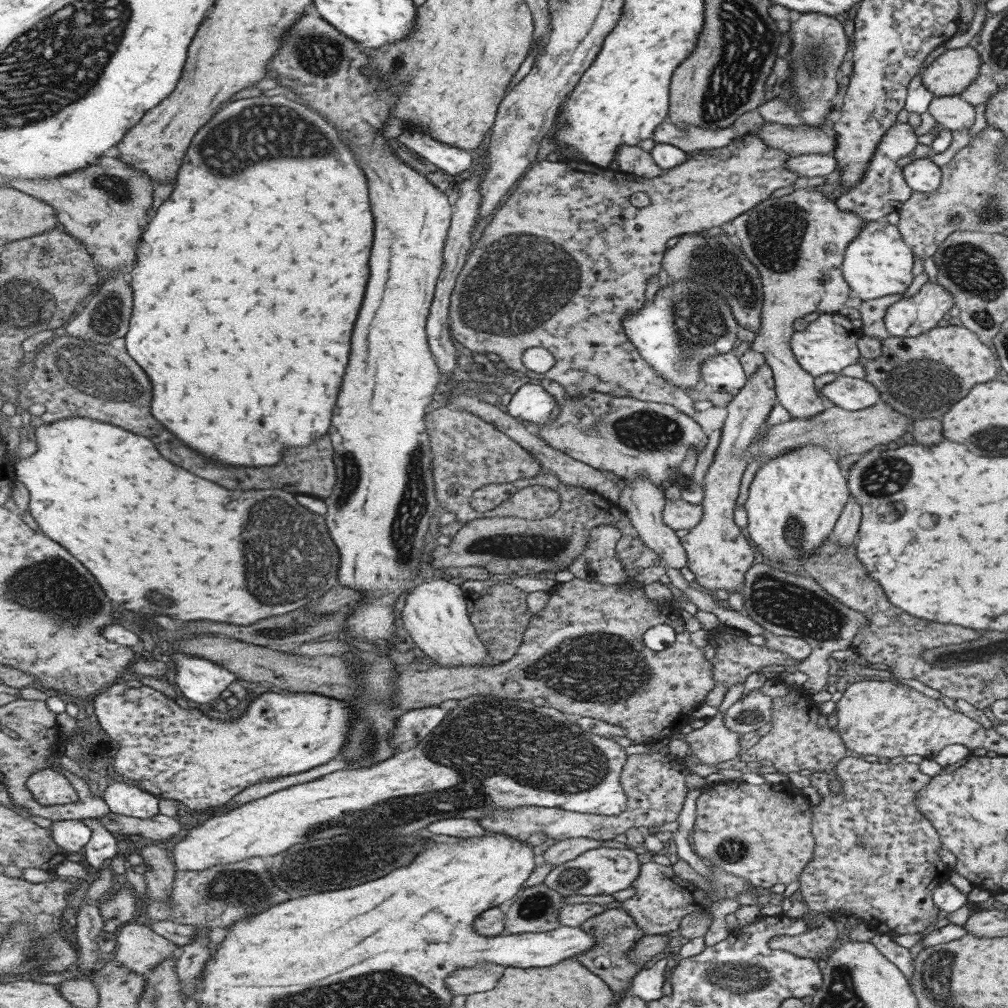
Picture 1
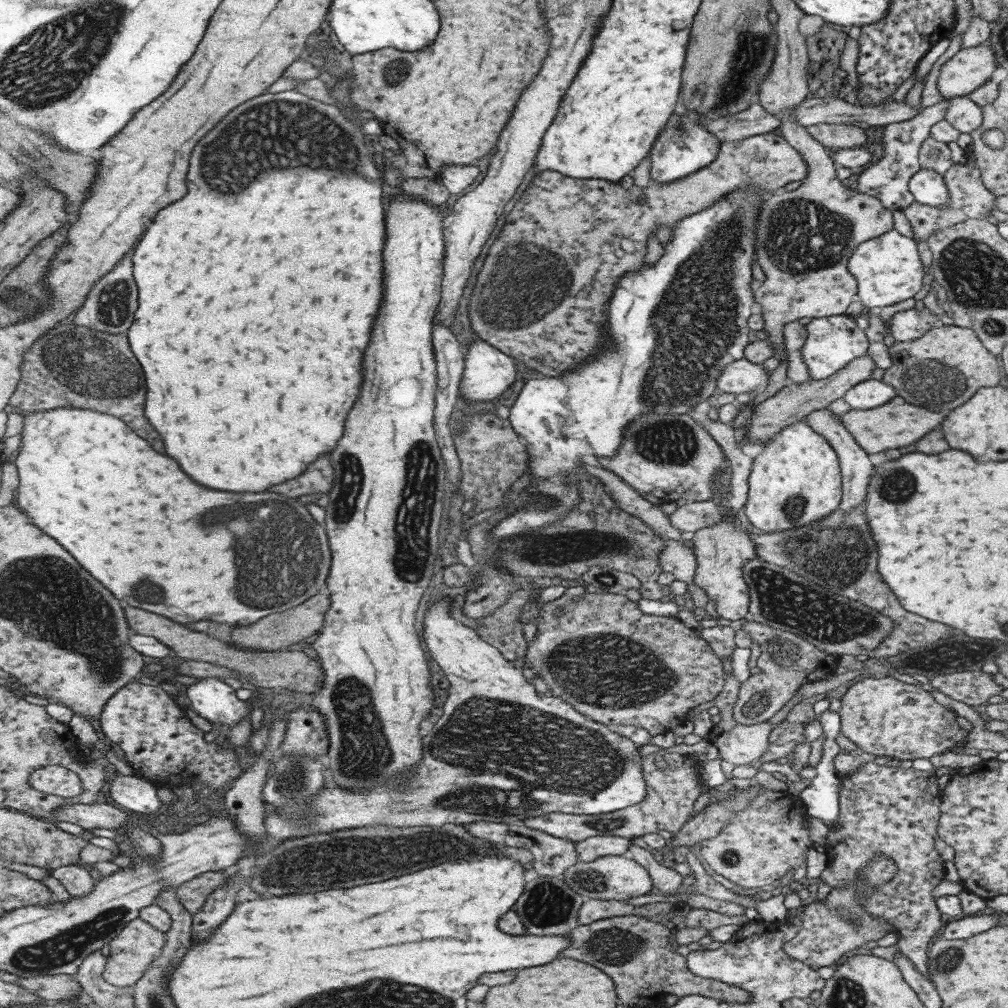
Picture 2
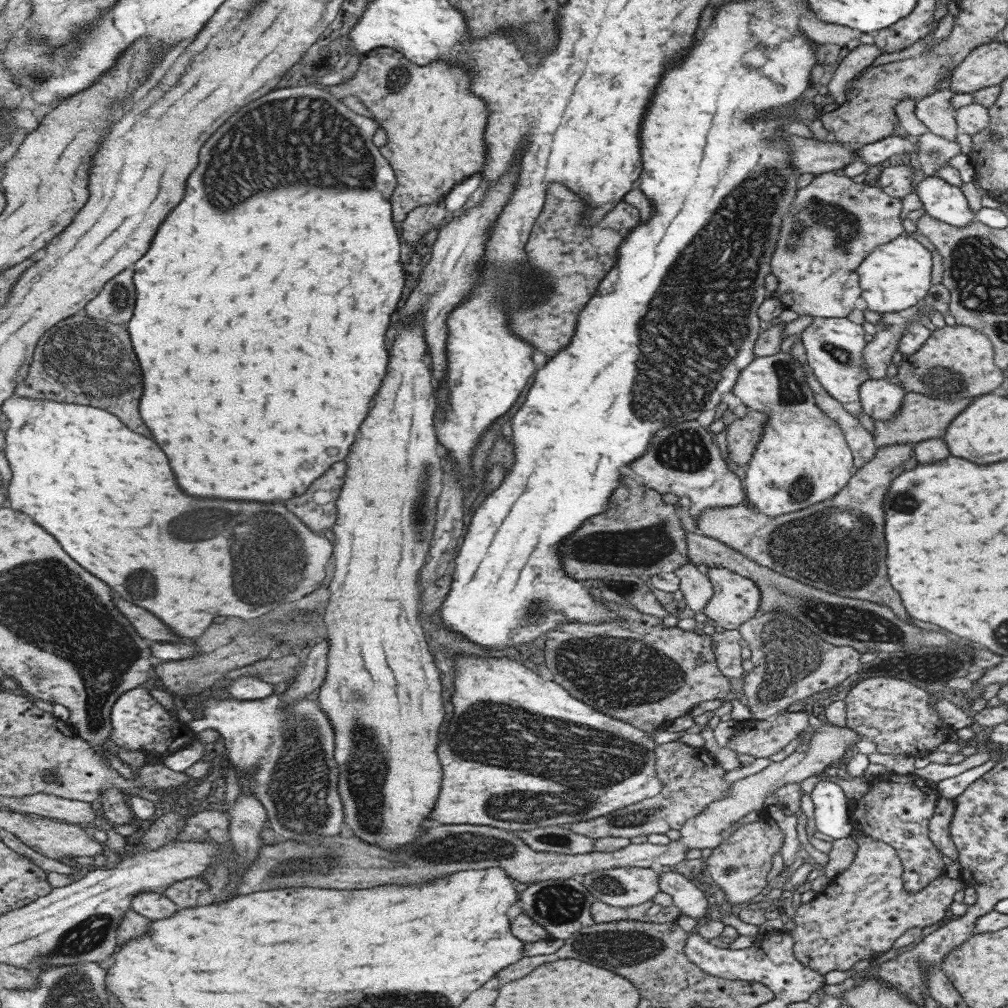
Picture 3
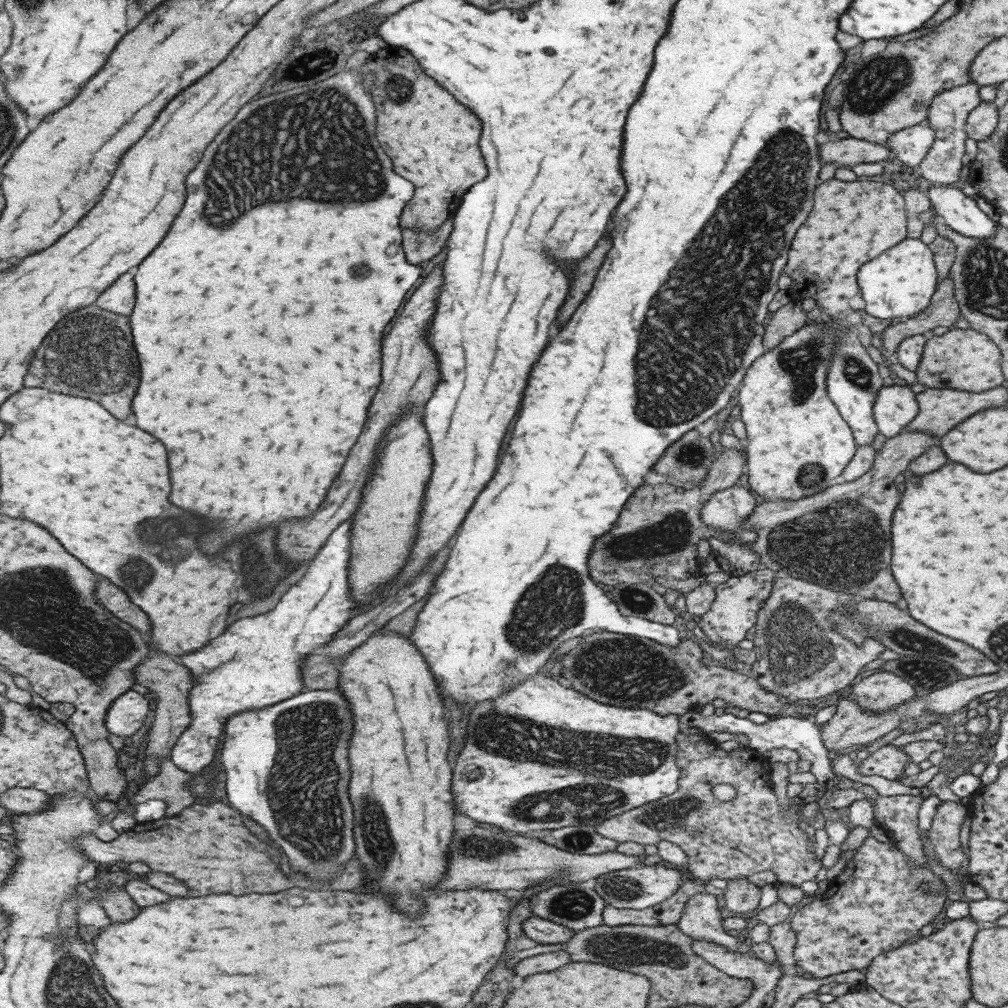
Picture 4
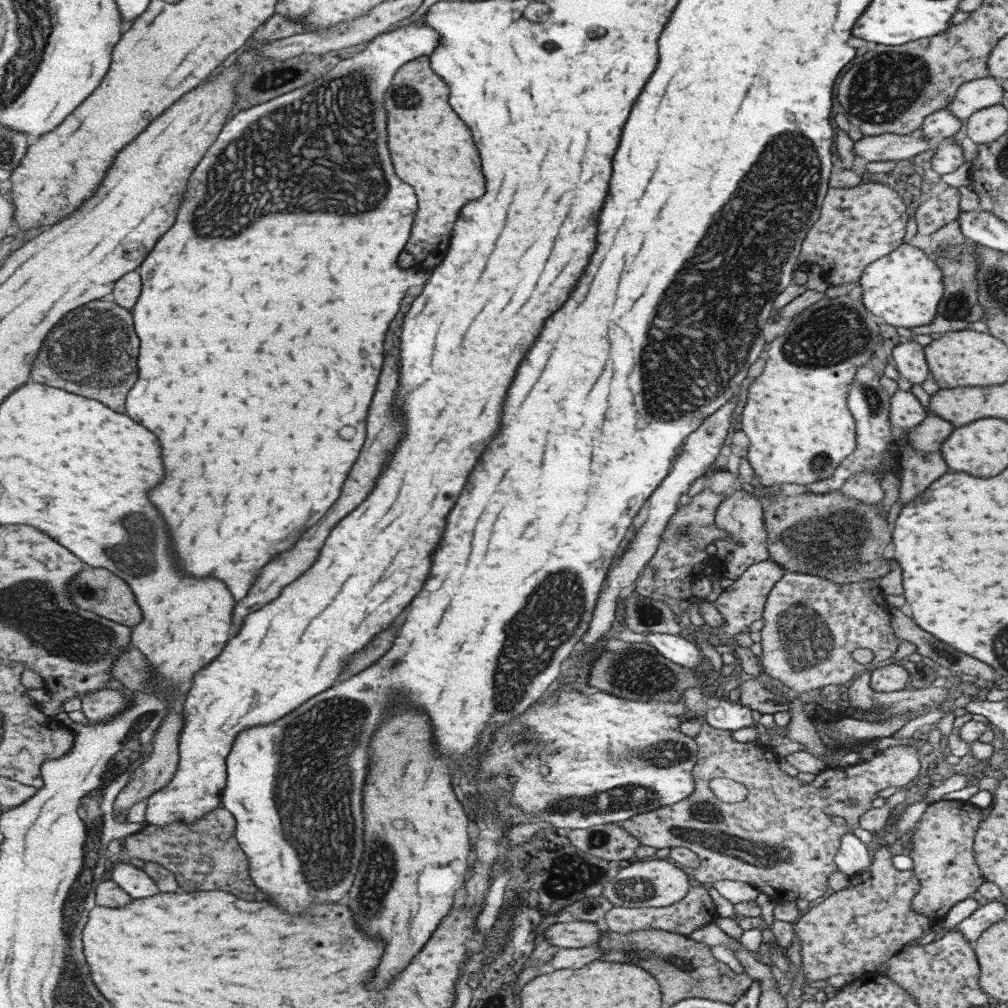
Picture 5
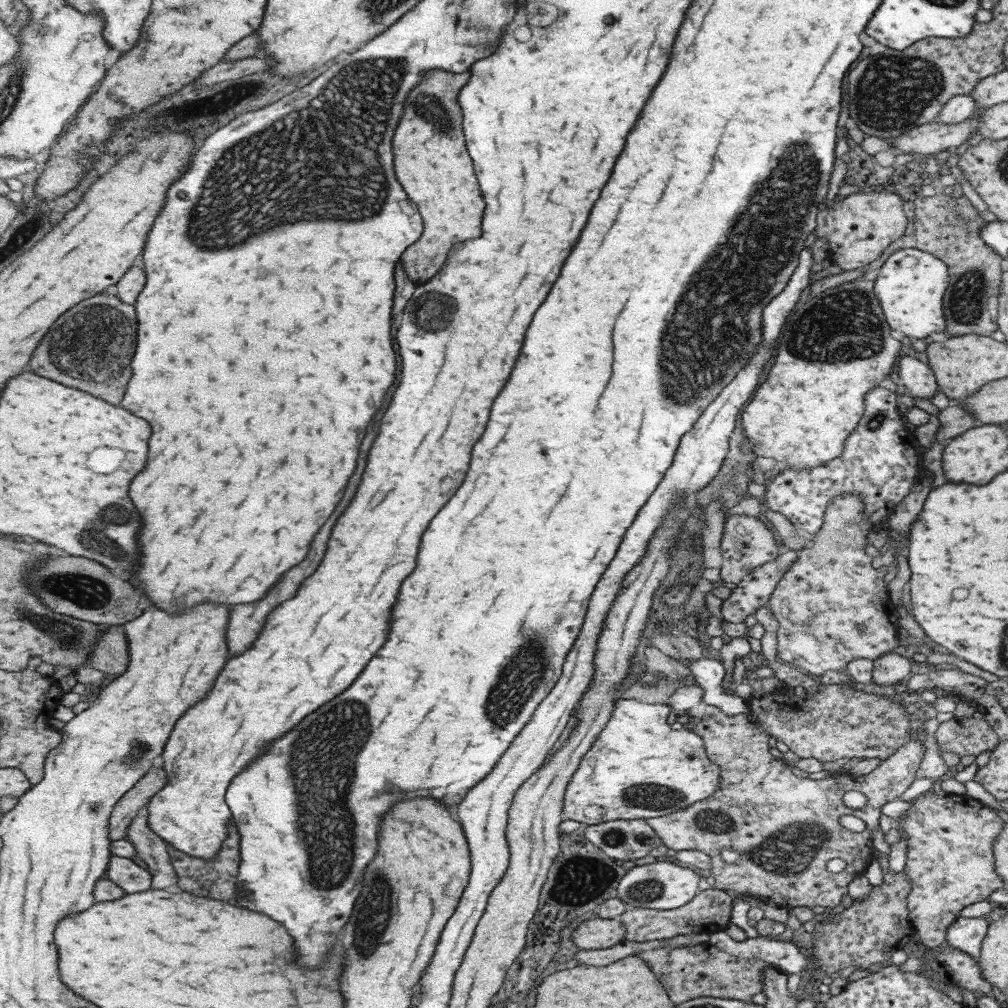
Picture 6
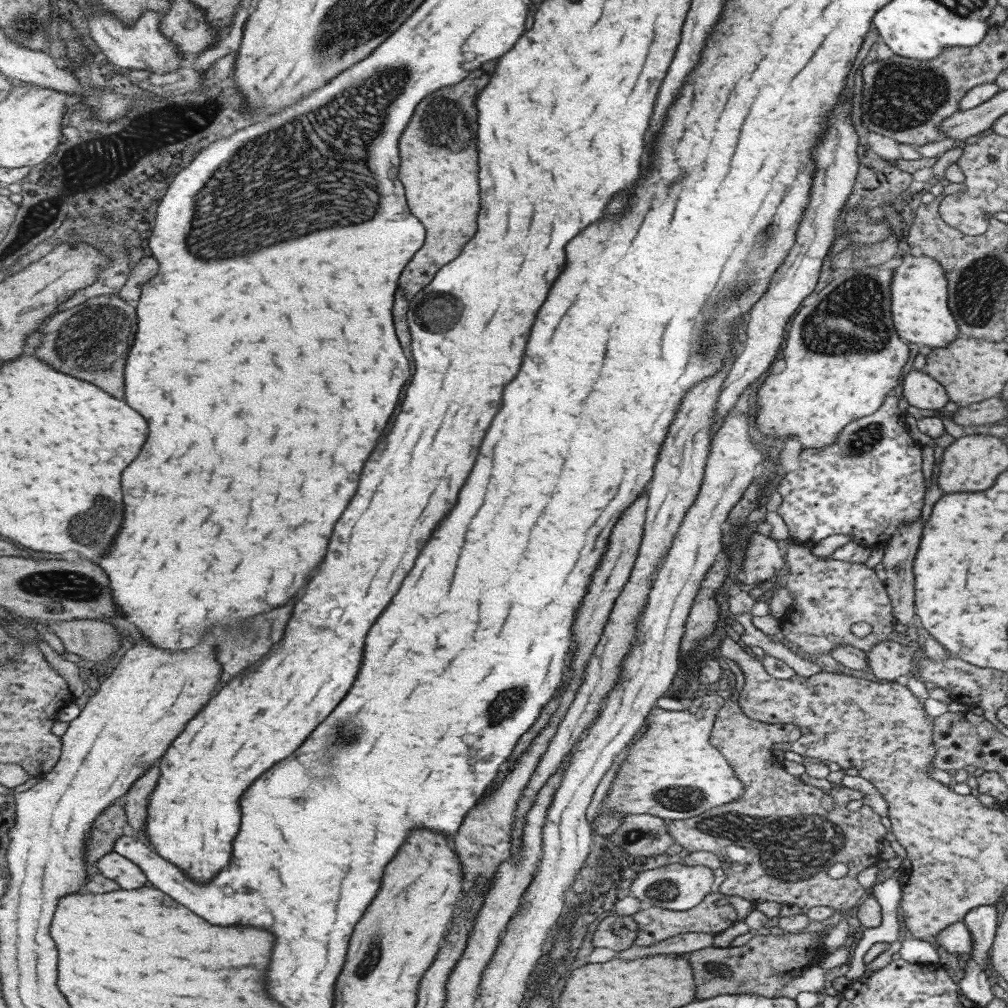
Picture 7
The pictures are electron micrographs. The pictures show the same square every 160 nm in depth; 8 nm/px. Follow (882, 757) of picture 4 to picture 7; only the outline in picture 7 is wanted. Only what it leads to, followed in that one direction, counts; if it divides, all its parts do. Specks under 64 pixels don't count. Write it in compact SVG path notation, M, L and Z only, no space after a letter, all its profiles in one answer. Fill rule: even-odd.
M728 695L723 707L717 712L709 734L709 745L721 753L729 763L735 778L742 783L743 794L729 804L709 808L699 816L679 820L666 820L666 831L675 844L680 844L689 853L695 851L712 852L720 860L720 870L726 879L718 885L718 892L725 895L740 896L756 904L772 900L779 904L797 906L806 910L812 906L827 906L842 914L854 908L865 889L857 883L857 874L869 866L877 865L881 860L877 851L877 842L881 842L889 831L886 822L869 806L862 806L851 812L846 806L851 800L862 800L864 794L839 784L831 787L826 794L833 798L831 811L821 808L819 800L823 791L815 786L803 783L799 777L787 773L782 763L772 755L771 746L776 743L795 741L799 729L795 725L765 724L753 721L742 714L733 695ZM725 846L739 846L745 850L745 857L739 863L726 861ZM842 862L847 865L847 873L840 878L832 879L827 875L828 868Z

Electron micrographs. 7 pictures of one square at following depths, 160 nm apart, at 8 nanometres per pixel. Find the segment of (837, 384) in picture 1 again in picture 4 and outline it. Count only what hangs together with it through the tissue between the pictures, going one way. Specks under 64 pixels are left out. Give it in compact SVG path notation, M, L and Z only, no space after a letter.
M882 386L872 404L873 418L879 434L896 437L918 414L915 394L906 386Z

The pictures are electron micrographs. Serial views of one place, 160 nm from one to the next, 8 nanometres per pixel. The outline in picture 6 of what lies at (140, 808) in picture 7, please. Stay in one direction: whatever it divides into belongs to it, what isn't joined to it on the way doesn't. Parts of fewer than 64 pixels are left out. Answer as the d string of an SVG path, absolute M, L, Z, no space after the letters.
M147 808L131 823L127 838L136 846L137 855L149 867L153 877L153 889L175 888L181 883L178 872L171 862L167 843L148 823Z

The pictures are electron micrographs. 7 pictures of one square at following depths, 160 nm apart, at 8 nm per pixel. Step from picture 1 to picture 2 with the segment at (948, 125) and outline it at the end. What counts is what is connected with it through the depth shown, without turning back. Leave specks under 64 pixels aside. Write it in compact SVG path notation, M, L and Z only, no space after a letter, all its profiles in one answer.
M966 96L946 99L944 118L955 130L970 133L979 128L982 121L980 106Z

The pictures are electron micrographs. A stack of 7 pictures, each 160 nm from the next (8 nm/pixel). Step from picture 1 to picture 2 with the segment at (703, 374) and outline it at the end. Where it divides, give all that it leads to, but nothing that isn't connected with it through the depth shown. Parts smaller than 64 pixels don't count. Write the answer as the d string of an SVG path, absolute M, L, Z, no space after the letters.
M743 357L726 364L717 375L716 388L729 394L759 394L767 386L767 377L761 364L753 364Z

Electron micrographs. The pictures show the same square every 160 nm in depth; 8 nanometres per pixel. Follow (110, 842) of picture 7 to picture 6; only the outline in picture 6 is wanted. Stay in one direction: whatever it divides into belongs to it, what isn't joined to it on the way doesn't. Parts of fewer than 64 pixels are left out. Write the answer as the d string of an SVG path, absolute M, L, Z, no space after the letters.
M159 764L149 771L116 805L110 819L110 834L113 841L125 839L131 823L146 809L150 800L167 786L168 772Z

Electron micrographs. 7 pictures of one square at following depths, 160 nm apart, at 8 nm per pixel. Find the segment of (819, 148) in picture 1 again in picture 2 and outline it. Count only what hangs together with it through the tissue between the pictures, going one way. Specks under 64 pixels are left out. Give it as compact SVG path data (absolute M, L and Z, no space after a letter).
M849 122L814 124L806 126L804 129L811 138L814 138L823 147L833 147L835 149L858 147L867 140L863 129L853 126Z

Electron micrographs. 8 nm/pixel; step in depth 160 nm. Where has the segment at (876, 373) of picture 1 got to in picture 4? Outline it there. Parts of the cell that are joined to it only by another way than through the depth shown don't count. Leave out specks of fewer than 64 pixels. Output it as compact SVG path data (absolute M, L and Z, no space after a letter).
M949 329L942 336L933 336L924 342L917 368L916 382L927 389L953 389L981 392L1000 386L1005 379L1000 367L1000 350L985 334L972 329Z

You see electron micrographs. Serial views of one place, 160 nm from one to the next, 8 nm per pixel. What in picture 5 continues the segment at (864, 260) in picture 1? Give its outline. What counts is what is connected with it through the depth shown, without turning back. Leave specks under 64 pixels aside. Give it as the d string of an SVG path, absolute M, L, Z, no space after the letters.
M901 243L885 257L871 262L861 271L857 282L863 292L862 305L880 322L911 330L929 326L943 294L942 274L921 249Z

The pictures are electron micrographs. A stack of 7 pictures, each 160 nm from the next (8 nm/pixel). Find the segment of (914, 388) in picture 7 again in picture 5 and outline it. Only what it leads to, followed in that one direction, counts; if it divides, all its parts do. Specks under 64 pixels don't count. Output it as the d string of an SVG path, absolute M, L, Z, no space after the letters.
M913 338L910 341L901 340L894 346L891 351L891 360L895 364L894 368L898 376L905 378L911 384L921 384L929 374L922 346Z

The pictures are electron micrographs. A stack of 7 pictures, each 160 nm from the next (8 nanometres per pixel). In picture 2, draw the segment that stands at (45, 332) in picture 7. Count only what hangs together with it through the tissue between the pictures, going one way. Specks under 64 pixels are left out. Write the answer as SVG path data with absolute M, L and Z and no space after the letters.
M72 319L51 328L24 354L22 379L10 405L23 413L75 406L116 415L129 422L141 438L149 438L161 454L167 454L161 434L145 416L149 382L145 382L145 368L133 356L127 338L128 334L108 334L77 326Z

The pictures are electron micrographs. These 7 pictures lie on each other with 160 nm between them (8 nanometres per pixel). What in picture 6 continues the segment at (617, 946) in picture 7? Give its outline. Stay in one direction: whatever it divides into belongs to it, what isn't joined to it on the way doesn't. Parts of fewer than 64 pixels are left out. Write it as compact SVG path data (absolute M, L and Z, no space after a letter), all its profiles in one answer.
M617 918L588 919L582 921L570 936L580 950L603 950L624 942L624 928Z

